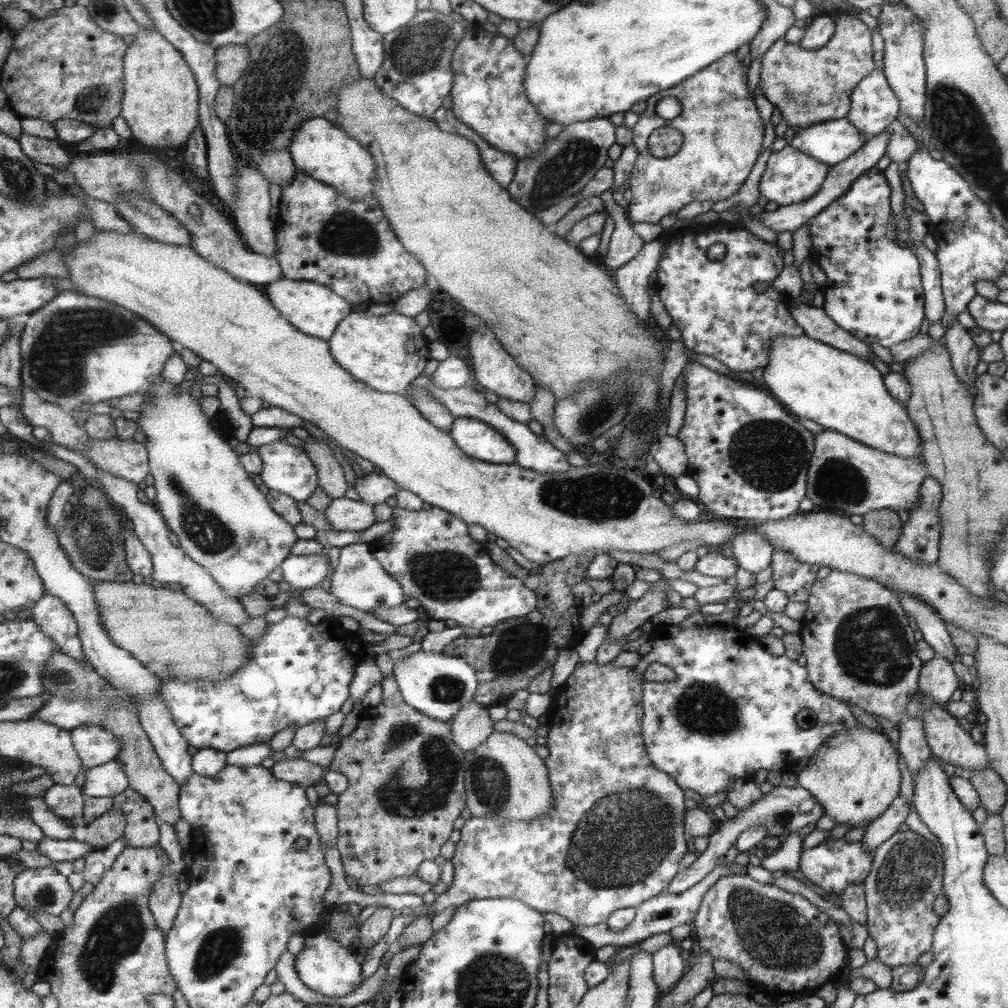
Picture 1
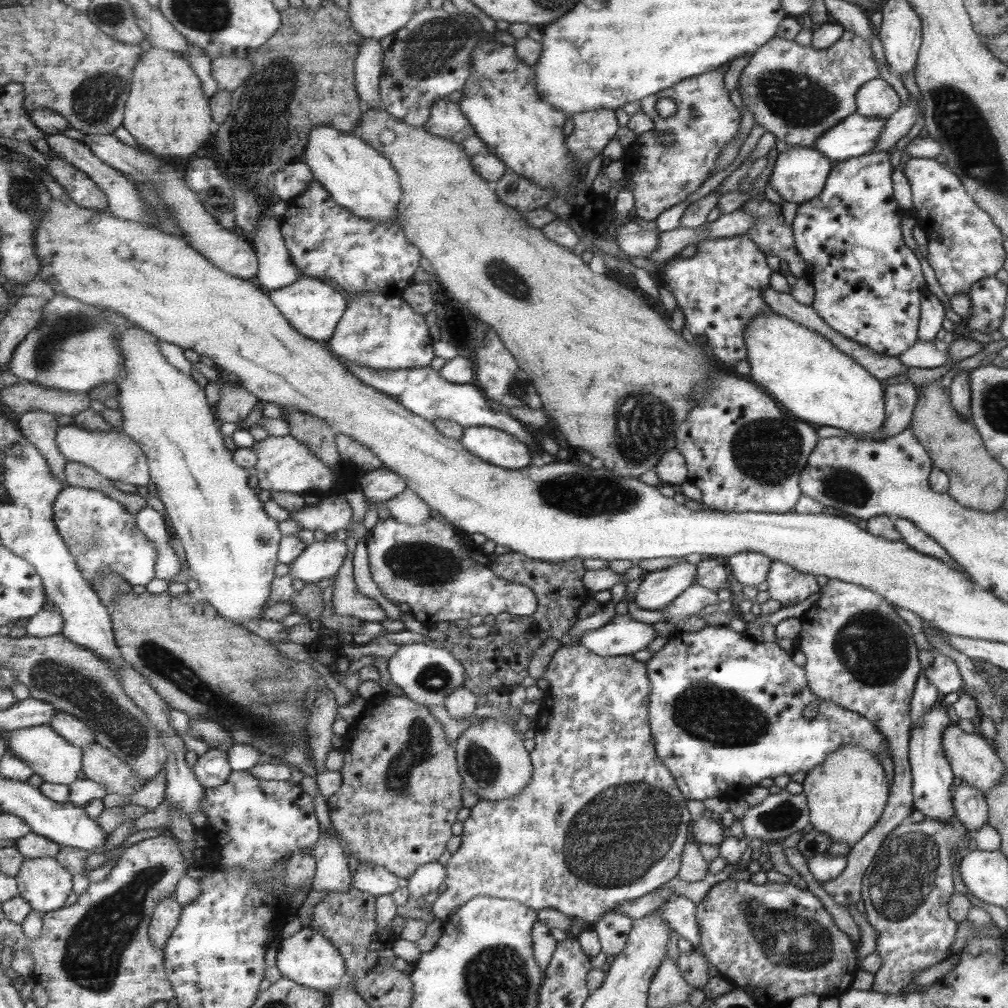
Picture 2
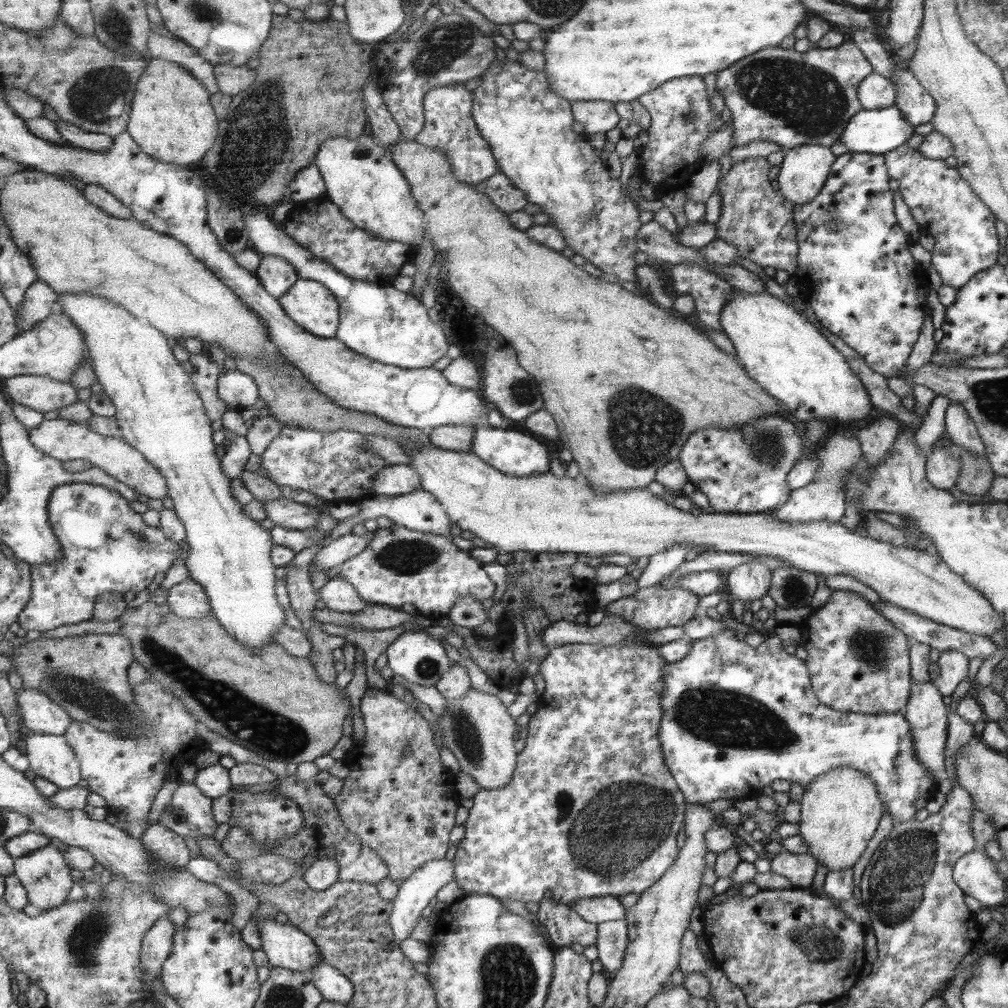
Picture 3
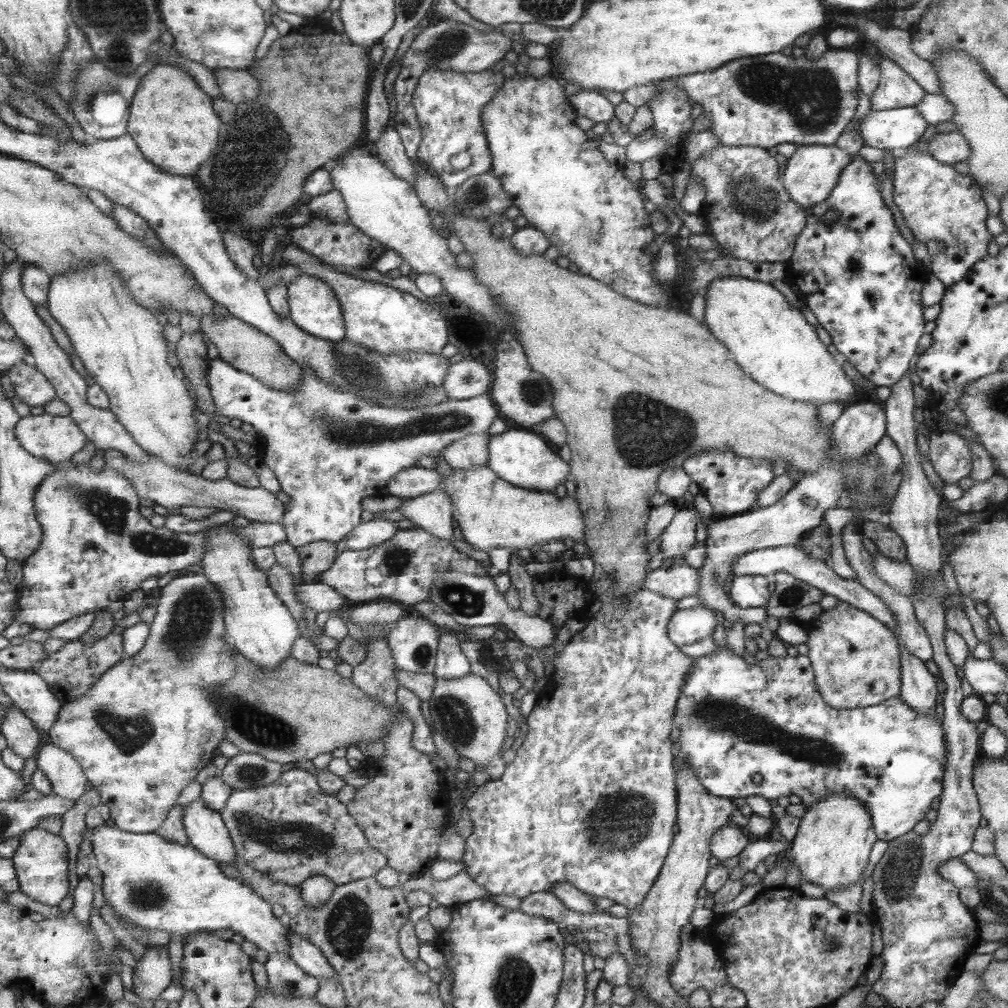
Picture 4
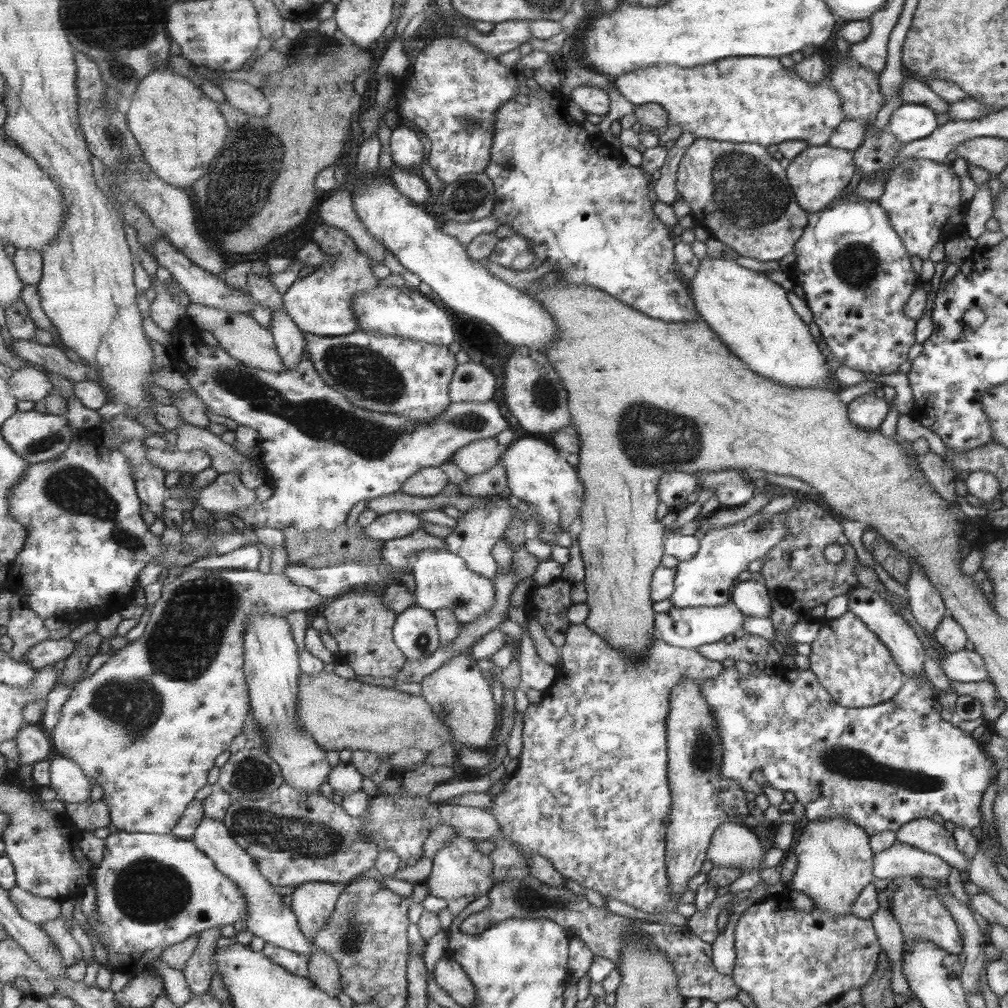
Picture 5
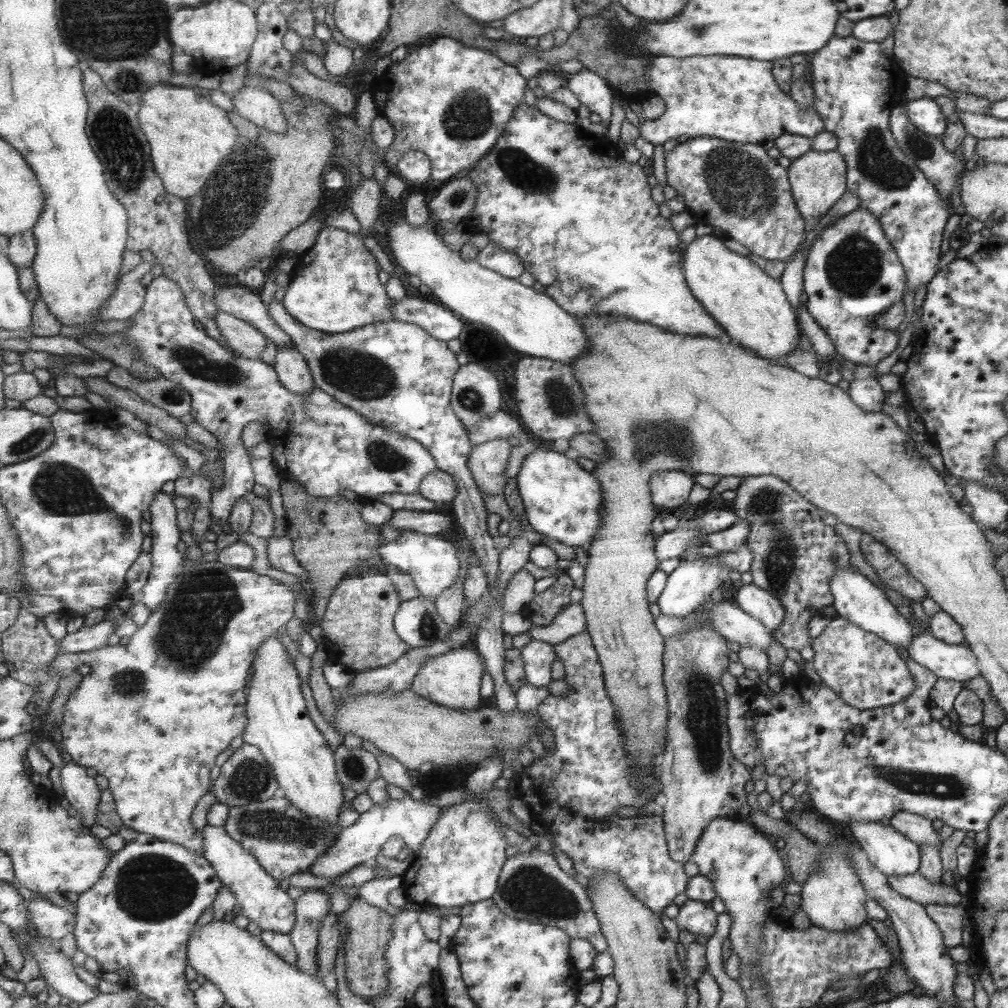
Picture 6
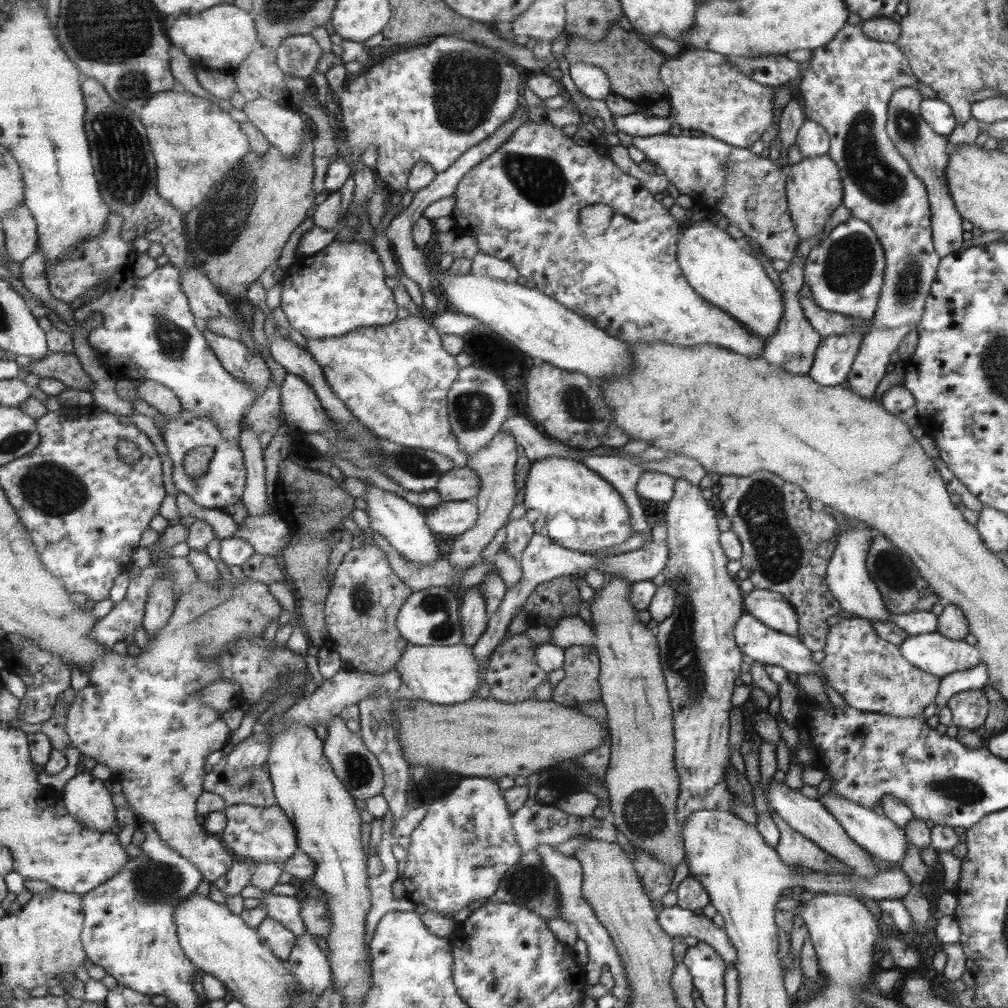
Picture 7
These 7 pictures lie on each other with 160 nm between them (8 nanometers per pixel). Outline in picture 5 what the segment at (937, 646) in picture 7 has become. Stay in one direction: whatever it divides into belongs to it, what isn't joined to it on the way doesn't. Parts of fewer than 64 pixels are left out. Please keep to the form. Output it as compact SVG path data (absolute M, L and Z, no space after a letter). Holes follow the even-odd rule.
M963 649L959 652L953 652L953 654L945 652L943 656L937 656L938 663L943 675L949 681L961 683L989 681L981 656L977 655L975 651Z

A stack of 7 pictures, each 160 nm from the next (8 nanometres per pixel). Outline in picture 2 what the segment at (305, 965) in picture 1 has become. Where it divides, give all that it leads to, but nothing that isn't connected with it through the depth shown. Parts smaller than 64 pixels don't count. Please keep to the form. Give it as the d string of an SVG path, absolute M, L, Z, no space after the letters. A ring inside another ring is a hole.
M307 926L301 928L294 935L278 940L276 962L279 970L285 977L295 982L328 994L338 984L347 980L345 959L341 956L340 950L325 935Z

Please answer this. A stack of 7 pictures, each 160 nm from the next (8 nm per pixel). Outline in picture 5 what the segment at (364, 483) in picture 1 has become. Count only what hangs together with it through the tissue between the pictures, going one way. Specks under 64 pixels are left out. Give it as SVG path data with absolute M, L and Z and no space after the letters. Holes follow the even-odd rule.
M428 467L418 470L402 484L401 493L409 496L431 497L439 494L445 484L447 475L439 467Z

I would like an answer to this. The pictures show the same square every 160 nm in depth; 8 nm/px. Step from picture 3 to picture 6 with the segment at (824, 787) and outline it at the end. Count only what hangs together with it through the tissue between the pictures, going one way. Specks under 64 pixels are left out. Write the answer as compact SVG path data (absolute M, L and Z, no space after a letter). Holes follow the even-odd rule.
M842 835L842 840L832 846L819 846L822 852L820 862L816 868L812 868L807 880L801 884L802 891L799 895L801 913L809 919L809 923L829 932L851 932L868 920L865 910L868 894L860 878L857 878L852 862L846 858L848 854L842 848L845 841L849 839Z

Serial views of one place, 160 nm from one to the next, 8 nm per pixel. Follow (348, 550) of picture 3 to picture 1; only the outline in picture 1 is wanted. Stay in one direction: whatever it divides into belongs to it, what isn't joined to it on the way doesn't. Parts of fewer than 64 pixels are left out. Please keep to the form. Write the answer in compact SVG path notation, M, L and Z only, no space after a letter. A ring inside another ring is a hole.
M326 549L321 554L293 556L289 555L281 564L283 570L283 579L288 582L291 589L307 589L326 584L329 576L333 573L329 558L326 555Z

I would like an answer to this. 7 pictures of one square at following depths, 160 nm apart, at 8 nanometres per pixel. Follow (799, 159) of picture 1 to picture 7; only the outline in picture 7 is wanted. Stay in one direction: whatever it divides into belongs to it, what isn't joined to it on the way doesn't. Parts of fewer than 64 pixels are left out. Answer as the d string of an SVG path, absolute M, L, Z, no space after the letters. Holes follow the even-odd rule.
M828 155L802 158L799 163L789 166L788 170L788 210L799 242L823 232L833 210L843 202L843 180L839 168Z

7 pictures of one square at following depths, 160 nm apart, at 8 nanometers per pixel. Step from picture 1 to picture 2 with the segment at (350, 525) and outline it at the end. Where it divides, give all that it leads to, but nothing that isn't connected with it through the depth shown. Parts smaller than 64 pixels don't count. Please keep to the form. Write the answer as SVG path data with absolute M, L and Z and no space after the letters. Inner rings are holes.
M331 495L316 504L307 505L291 513L303 530L316 531L319 534L333 534L341 528L347 529L353 518L351 504L344 495Z

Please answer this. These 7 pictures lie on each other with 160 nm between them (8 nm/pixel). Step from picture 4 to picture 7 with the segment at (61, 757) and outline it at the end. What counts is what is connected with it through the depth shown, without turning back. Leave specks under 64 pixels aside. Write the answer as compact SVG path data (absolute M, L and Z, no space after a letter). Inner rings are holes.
M77 774L69 780L63 788L64 803L73 818L76 818L83 826L89 827L97 832L113 832L111 826L118 824L117 807L113 800L112 792L105 786L104 782L95 775Z

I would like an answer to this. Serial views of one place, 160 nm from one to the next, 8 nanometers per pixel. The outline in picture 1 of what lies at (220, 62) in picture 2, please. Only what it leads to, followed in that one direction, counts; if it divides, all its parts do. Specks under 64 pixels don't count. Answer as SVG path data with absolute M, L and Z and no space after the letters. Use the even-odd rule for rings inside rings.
M228 44L216 52L217 76L222 85L233 87L241 80L252 63L252 54L246 46Z

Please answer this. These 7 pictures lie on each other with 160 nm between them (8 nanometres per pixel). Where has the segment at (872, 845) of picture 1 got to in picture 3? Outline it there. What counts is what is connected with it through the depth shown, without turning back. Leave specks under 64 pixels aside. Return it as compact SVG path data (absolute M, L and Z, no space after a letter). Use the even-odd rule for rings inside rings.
M831 590L827 602L812 610L797 627L801 634L800 646L807 652L804 663L811 676L813 694L820 703L845 713L893 714L904 710L912 688L905 634L885 620L860 594ZM779 852L770 857L769 872L787 878L793 888L809 888L817 864L807 854Z

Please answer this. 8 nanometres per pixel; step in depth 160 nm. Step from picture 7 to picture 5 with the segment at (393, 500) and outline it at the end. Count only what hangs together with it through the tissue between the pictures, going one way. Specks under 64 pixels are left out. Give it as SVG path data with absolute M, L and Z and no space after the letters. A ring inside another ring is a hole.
M419 549L408 556L408 566L415 582L414 604L421 608L431 612L442 608L452 610L457 622L464 625L492 607L494 601L492 581L471 572L463 559L451 554L447 549Z

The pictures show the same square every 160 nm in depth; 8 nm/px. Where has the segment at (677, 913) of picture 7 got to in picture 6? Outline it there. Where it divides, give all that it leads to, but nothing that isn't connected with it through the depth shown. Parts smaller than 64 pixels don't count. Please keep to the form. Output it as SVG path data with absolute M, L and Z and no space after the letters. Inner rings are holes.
M686 899L678 906L679 914L674 918L678 930L687 930L693 936L709 938L715 932L716 916L707 902Z

